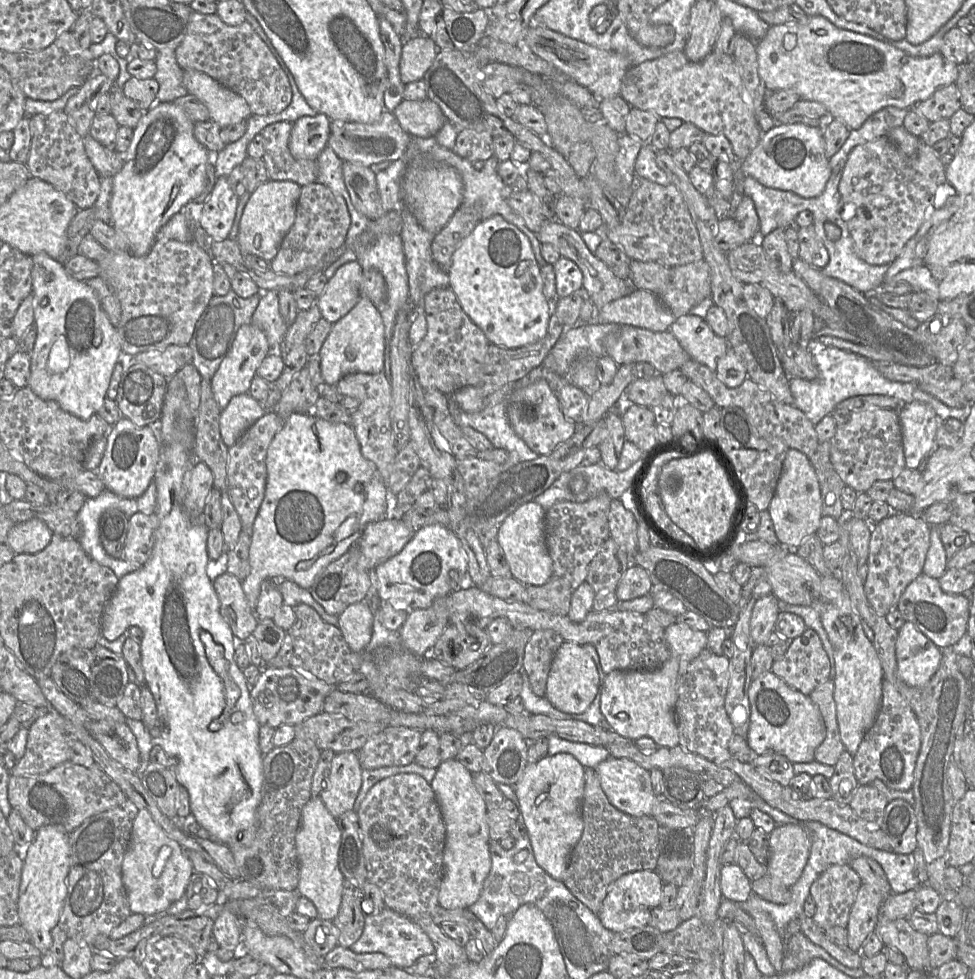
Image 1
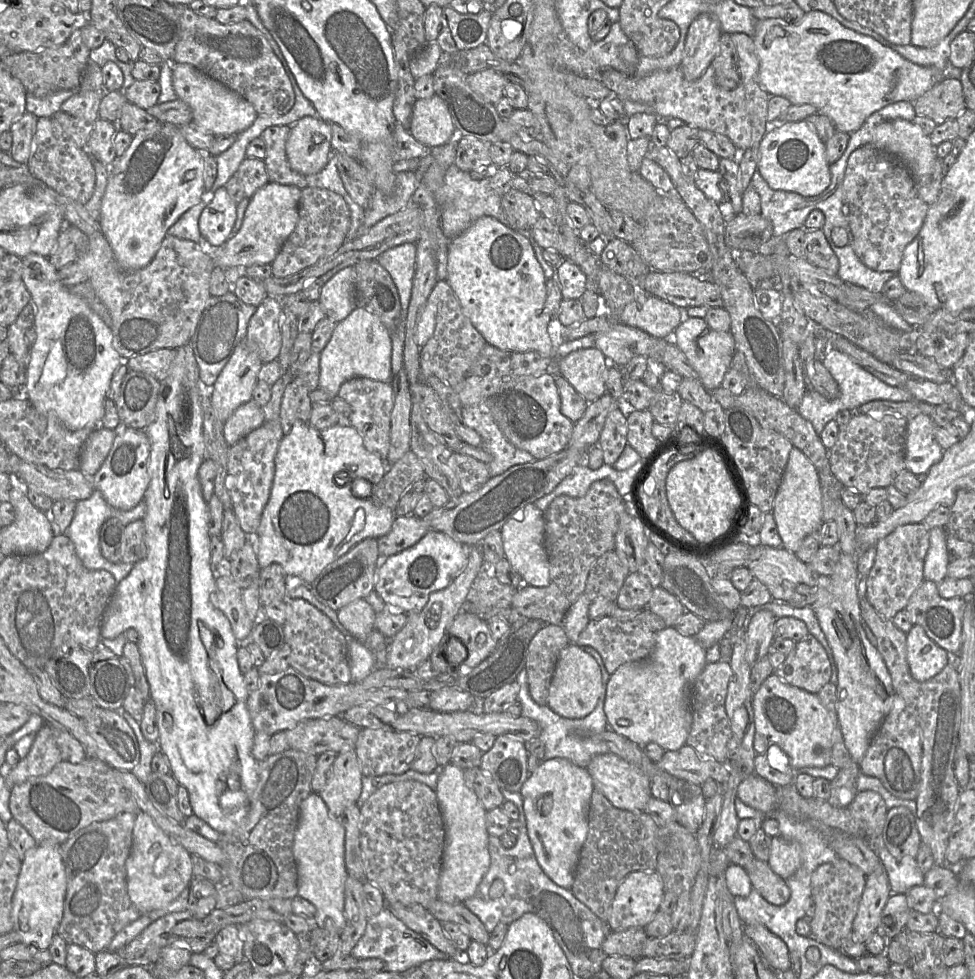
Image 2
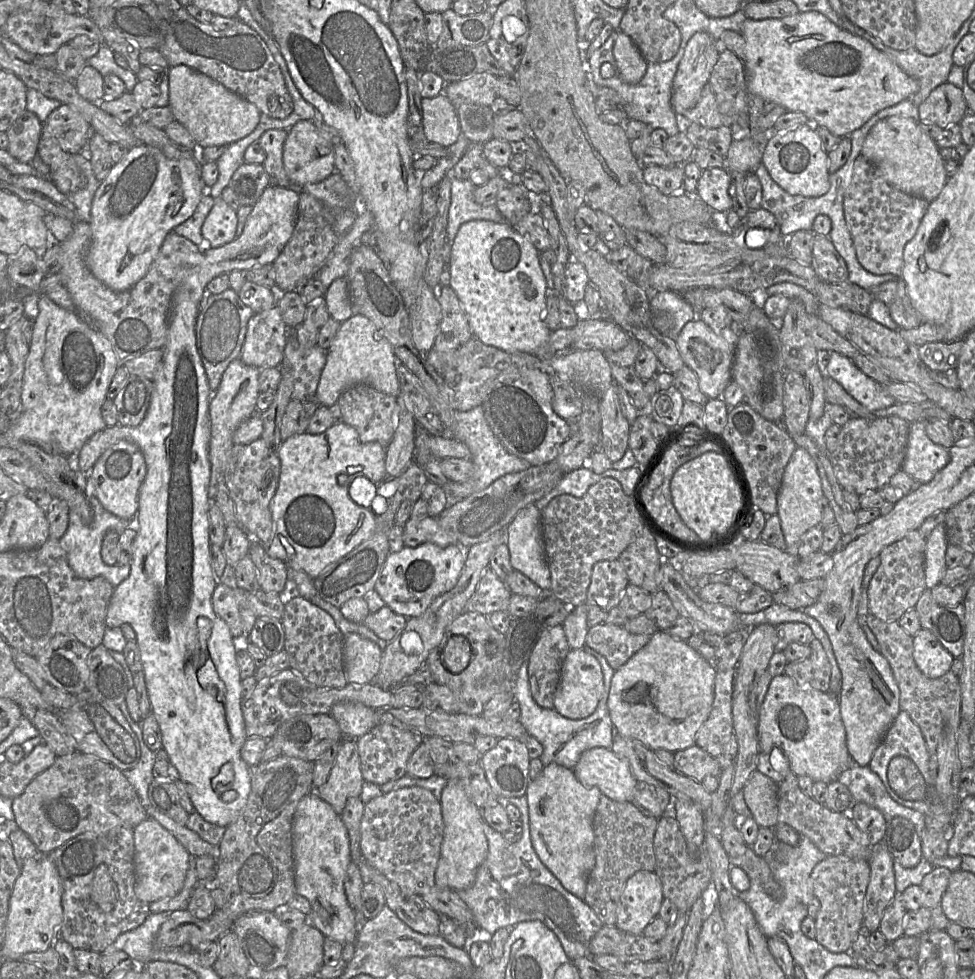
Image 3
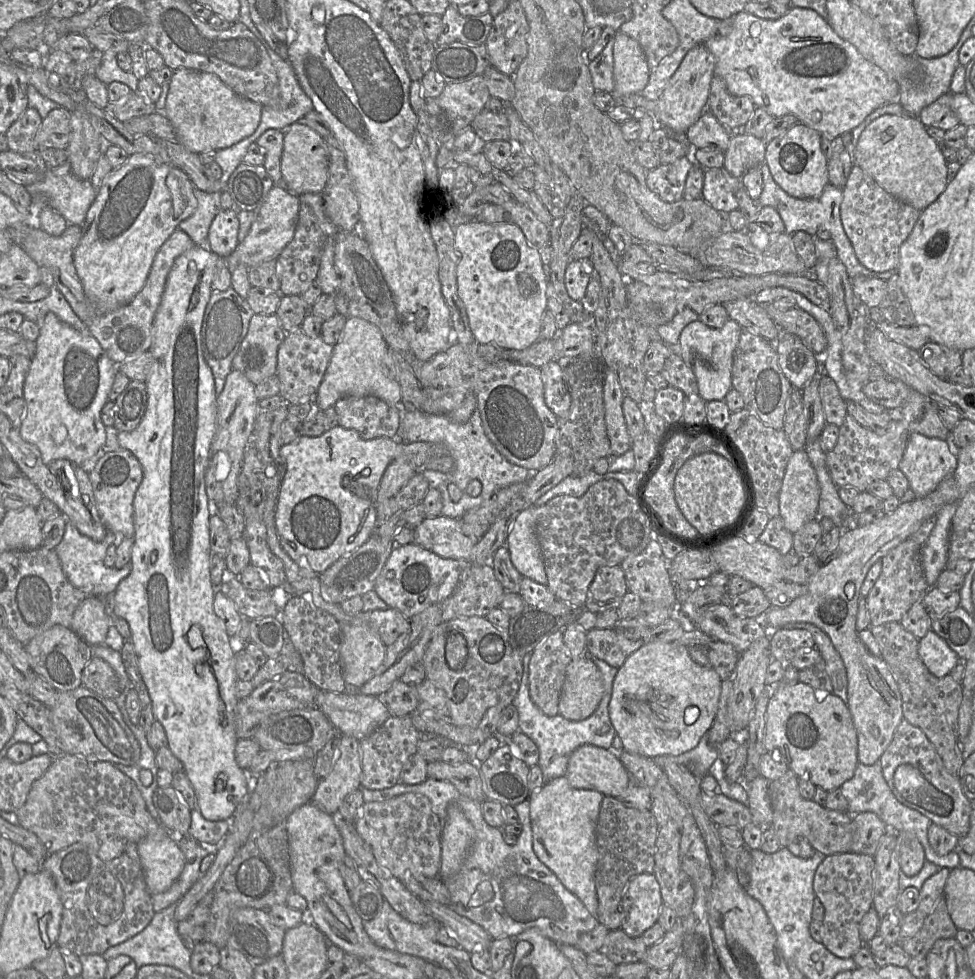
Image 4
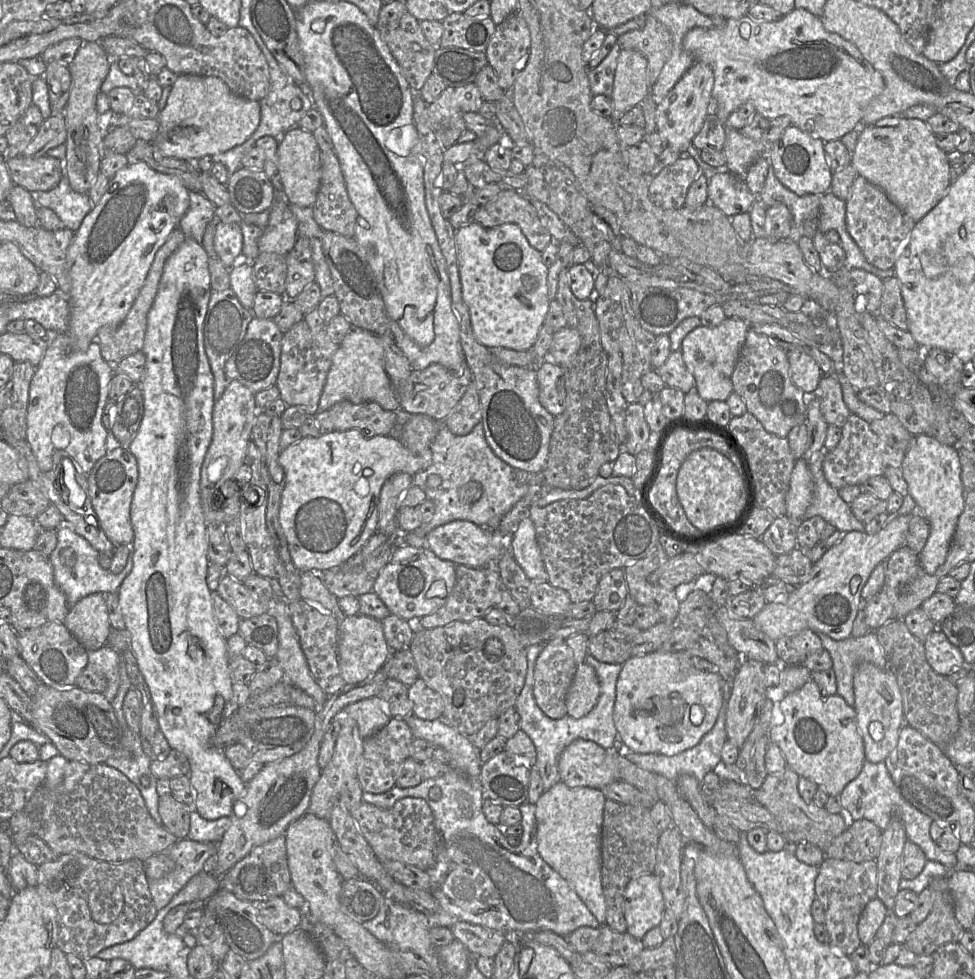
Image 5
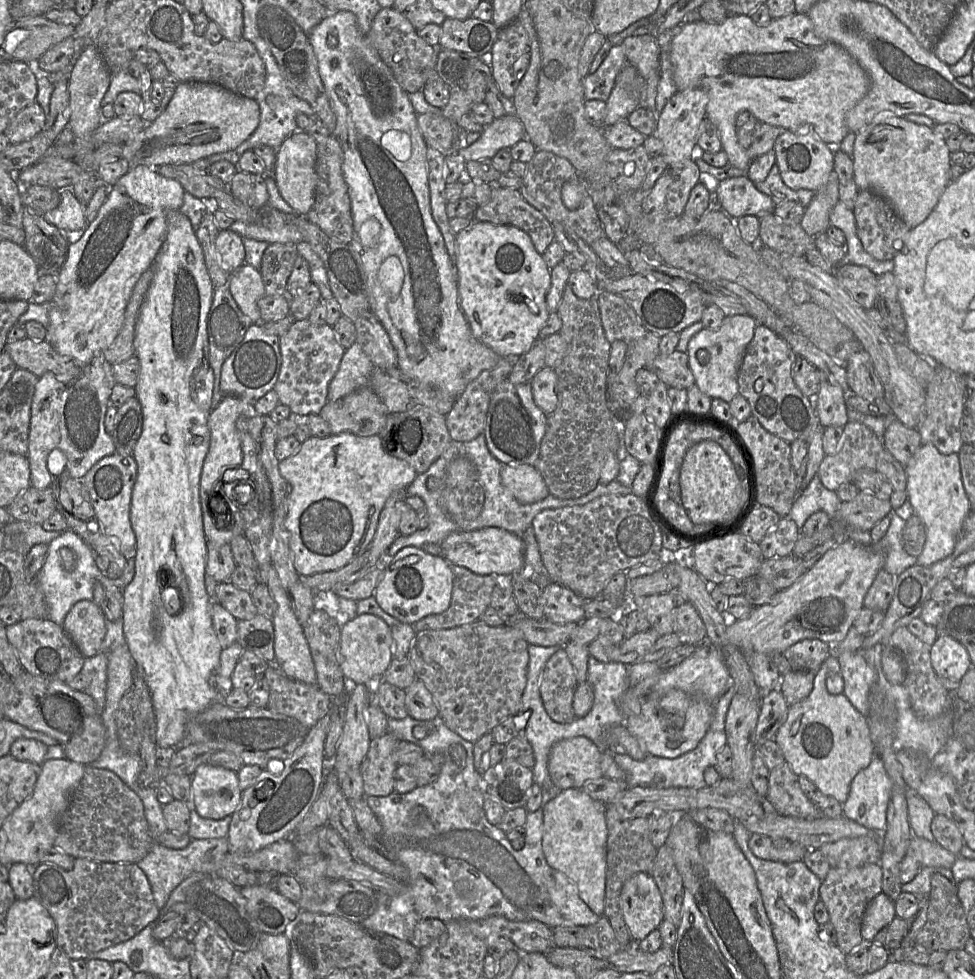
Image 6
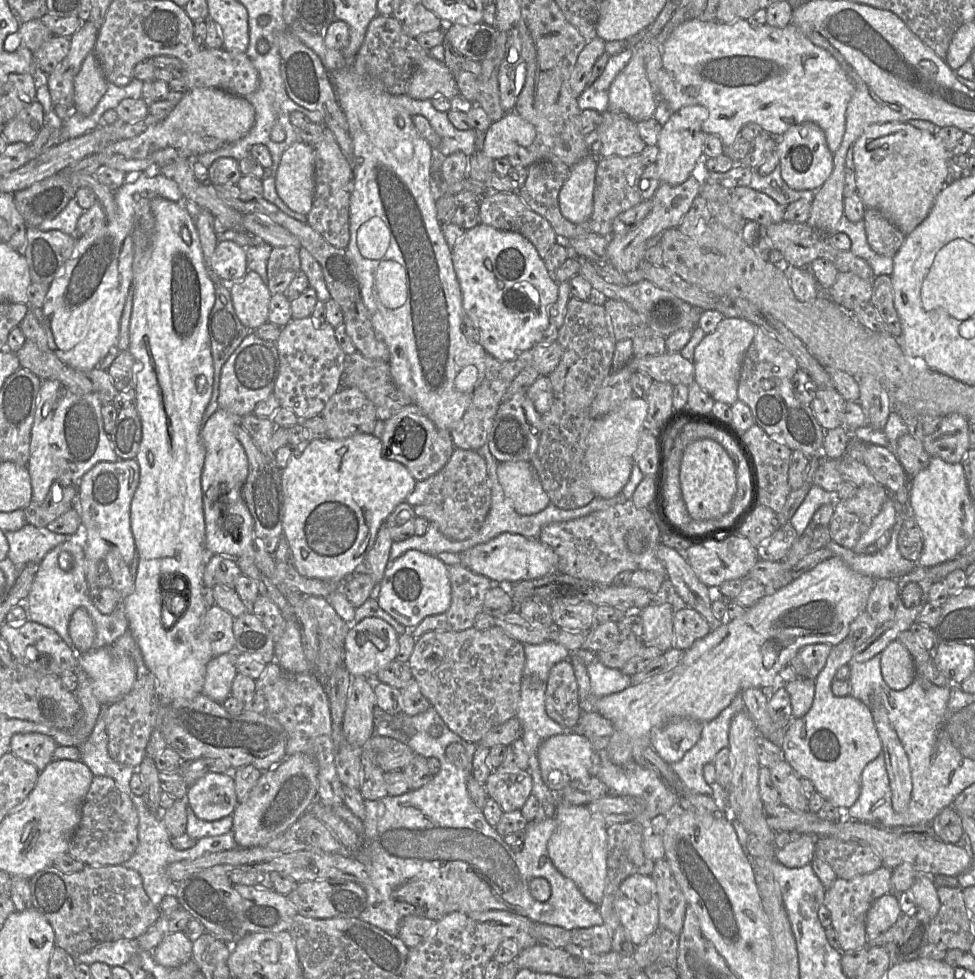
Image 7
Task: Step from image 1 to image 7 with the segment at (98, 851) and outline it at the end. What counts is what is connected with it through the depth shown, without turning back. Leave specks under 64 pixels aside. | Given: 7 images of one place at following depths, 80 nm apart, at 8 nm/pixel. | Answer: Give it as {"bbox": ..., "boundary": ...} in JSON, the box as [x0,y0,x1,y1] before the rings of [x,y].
{"bbox":[29,865,162,958],"boundary":[[[52,865],[29,880],[33,908],[52,926],[55,945],[73,958],[101,943],[136,939],[162,914],[146,894],[141,875],[123,865],[86,865],[83,870],[70,874]]]}

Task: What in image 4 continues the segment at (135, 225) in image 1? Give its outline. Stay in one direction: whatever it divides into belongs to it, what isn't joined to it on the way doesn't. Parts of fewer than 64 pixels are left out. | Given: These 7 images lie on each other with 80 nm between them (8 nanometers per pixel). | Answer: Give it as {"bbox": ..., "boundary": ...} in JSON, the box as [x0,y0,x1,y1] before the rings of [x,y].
{"bbox":[73,153,197,312],"boundary":[[[141,153],[130,155],[125,164],[113,169],[105,178],[87,212],[82,238],[73,253],[74,266],[85,295],[97,312],[116,310],[140,292],[162,244],[197,208],[194,191],[195,186],[180,168]]]}

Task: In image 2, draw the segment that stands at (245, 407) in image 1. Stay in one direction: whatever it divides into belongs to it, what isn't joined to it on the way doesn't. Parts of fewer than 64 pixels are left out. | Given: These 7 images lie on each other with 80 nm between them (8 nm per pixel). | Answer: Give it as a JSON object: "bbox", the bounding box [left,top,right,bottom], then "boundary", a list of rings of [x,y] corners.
{"bbox":[223,400,265,446],"boundary":[[[251,400],[239,406],[223,424],[223,436],[229,446],[259,428],[265,422],[262,407]]]}

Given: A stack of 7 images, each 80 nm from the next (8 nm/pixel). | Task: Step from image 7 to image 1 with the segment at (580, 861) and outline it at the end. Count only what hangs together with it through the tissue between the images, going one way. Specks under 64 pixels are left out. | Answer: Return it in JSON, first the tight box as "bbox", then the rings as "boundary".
{"bbox":[514,753,585,881],"boundary":[[[569,753],[546,755],[536,763],[527,764],[523,776],[514,785],[535,860],[547,874],[559,881],[583,833],[581,804],[584,788],[585,767]]]}

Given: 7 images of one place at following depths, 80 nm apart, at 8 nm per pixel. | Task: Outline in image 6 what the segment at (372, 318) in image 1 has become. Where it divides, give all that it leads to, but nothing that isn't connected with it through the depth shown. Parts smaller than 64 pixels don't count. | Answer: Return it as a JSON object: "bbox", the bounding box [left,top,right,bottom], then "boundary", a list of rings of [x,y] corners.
{"bbox":[328,342,375,402],"boundary":[[[355,342],[345,350],[339,369],[328,387],[328,402],[336,401],[351,392],[368,387],[375,365]]]}

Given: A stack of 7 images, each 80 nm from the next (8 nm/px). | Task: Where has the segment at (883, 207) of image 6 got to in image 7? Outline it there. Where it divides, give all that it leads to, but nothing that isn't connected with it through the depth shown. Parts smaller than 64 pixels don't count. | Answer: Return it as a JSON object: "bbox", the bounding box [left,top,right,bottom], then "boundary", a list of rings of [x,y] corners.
{"bbox":[863,209,906,256],"boundary":[[[866,209],[863,222],[870,247],[880,255],[895,256],[906,235],[876,209]]]}

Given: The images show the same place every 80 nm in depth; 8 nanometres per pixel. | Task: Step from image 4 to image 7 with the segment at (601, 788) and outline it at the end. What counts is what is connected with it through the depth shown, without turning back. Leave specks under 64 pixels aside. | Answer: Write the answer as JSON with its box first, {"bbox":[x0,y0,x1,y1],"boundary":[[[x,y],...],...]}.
{"bbox":[538,731,595,791],"boundary":[[[572,731],[545,739],[538,748],[542,780],[551,791],[561,791],[571,782],[590,778],[595,750],[582,733]]]}

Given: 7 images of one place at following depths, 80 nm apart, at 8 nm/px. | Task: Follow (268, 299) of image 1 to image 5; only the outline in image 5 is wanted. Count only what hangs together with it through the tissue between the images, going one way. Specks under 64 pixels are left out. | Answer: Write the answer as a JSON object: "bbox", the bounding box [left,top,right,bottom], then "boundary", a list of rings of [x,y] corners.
{"bbox":[224,316,283,394],"boundary":[[[254,316],[248,324],[243,340],[225,364],[224,371],[228,380],[239,381],[255,394],[276,385],[283,336],[273,319]]]}

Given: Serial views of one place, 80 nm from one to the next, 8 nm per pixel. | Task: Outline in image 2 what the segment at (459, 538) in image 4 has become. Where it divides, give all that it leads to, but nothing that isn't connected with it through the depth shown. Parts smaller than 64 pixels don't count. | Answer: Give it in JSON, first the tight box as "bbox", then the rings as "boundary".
{"bbox":[377,514,431,558],"boundary":[[[413,514],[396,516],[391,530],[377,539],[381,558],[387,558],[415,545],[431,528]]]}

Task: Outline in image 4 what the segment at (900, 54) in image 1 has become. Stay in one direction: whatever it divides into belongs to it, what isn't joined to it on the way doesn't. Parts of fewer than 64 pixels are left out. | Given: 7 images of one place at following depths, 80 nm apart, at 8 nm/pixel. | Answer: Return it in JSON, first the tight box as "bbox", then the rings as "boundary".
{"bbox":[704,7,900,137],"boundary":[[[791,7],[790,10],[778,19],[762,19],[748,12],[740,12],[733,18],[732,32],[727,37],[715,36],[707,40],[704,45],[714,55],[716,66],[714,73],[725,80],[728,91],[735,96],[748,96],[757,108],[764,109],[774,118],[785,115],[794,115],[799,123],[819,132],[821,136],[839,137],[845,133],[851,132],[860,125],[874,110],[889,104],[898,102],[900,85],[897,81],[891,79],[884,70],[867,60],[857,48],[850,42],[841,38],[831,27],[831,25],[815,10],[808,8]]]}

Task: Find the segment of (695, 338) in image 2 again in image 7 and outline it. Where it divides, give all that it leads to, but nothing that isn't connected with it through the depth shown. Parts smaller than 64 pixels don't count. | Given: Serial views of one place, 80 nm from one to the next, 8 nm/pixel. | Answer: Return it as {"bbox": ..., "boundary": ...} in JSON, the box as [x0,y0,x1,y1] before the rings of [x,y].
{"bbox":[694,317,755,406],"boundary":[[[724,317],[713,333],[706,334],[694,351],[694,381],[714,401],[732,406],[738,400],[738,381],[746,351],[755,335],[755,325],[743,318]]]}

